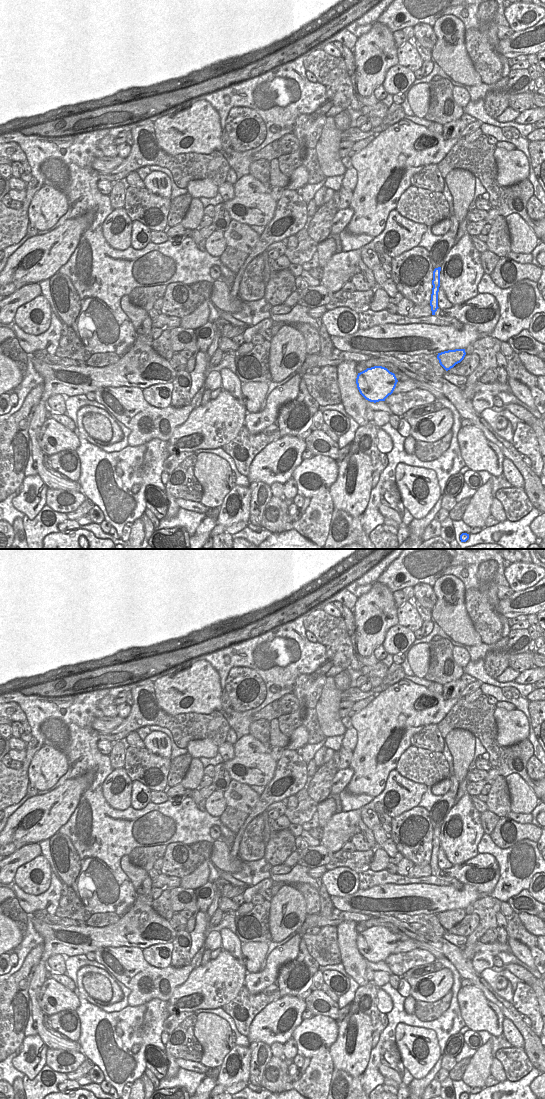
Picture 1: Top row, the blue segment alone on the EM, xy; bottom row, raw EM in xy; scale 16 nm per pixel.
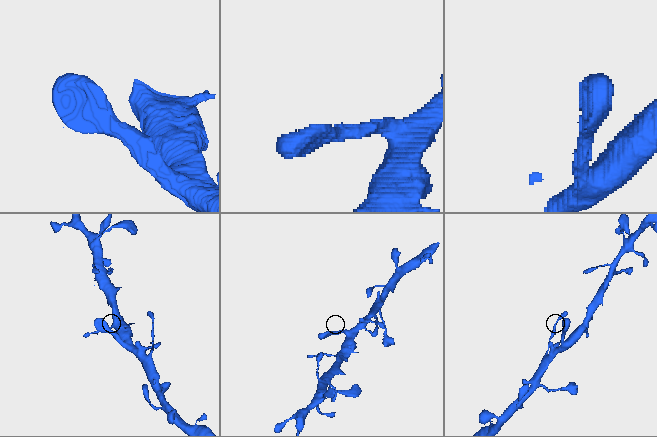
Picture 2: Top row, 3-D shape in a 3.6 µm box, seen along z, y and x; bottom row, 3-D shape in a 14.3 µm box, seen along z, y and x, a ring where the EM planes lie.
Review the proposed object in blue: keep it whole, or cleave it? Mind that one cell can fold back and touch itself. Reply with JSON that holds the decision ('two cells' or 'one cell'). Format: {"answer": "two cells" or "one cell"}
{"answer": "one cell"}

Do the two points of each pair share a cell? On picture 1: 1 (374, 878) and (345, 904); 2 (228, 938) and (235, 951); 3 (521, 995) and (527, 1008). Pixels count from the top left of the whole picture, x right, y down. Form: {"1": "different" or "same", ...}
{"1": "different", "2": "same", "3": "same"}

